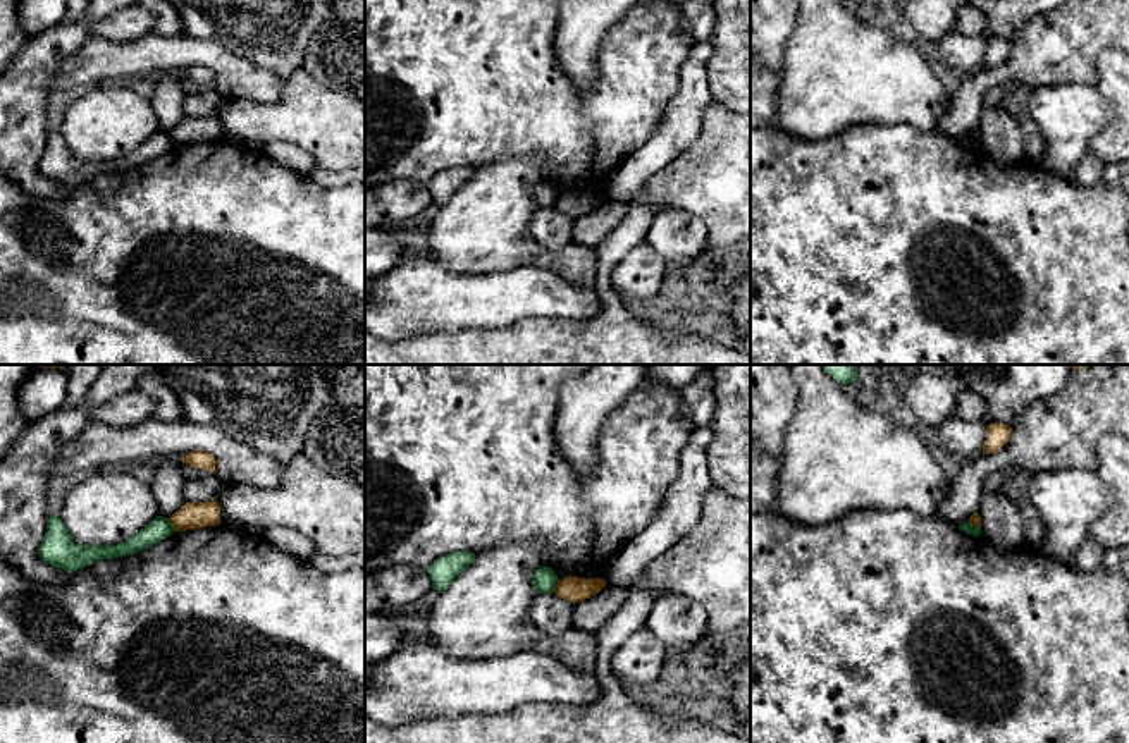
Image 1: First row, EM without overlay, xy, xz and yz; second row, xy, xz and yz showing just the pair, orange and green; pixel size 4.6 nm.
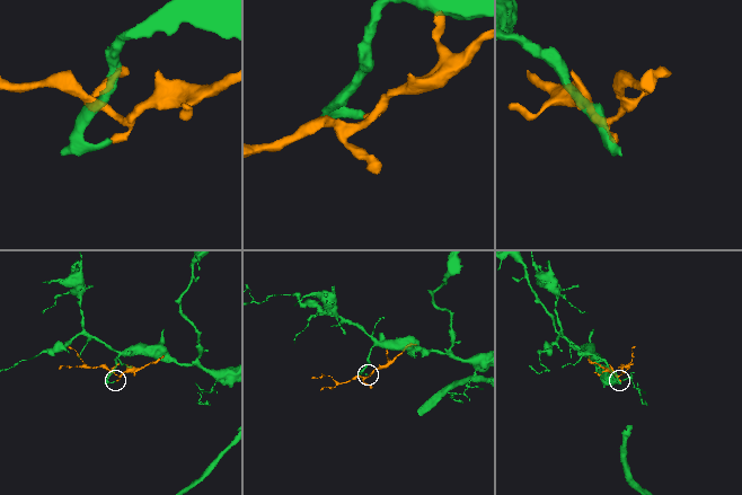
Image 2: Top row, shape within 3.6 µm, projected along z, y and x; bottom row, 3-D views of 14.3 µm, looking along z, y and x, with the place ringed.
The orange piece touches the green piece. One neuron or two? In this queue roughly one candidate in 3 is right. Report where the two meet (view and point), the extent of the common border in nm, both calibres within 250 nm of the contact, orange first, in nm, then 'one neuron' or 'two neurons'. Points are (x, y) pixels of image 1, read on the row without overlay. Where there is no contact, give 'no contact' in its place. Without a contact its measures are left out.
meets orange in xy at (171, 138); contact 70 nm long; 120 nm thick on the orange side, 110 nm on the other; two neurons

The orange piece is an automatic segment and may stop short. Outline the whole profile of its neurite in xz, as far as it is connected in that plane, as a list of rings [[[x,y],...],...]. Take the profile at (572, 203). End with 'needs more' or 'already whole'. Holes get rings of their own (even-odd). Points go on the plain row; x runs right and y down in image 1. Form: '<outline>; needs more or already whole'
[[[570,189],[558,196],[554,208],[564,215],[577,218],[599,208],[604,201],[606,194],[602,193],[583,194]]]; already whole

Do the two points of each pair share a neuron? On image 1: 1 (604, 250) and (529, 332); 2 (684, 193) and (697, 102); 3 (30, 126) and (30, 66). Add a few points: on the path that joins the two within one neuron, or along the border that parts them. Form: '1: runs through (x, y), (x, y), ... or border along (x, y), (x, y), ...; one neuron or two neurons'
1: runs through (604, 286), (606, 315), (586, 336), (565, 336); one neuron
2: border along (709, 107), (703, 116), (701, 135), (661, 171); two neurons
3: runs through (30, 110), (30, 81); one neuron

